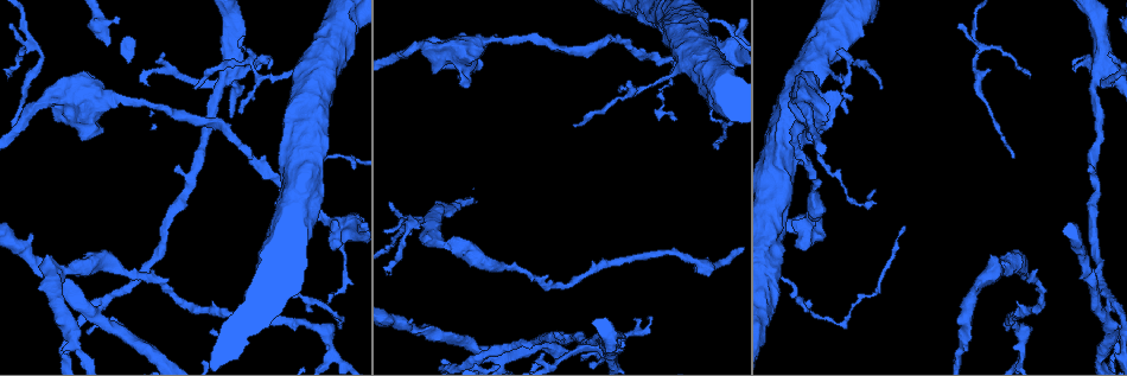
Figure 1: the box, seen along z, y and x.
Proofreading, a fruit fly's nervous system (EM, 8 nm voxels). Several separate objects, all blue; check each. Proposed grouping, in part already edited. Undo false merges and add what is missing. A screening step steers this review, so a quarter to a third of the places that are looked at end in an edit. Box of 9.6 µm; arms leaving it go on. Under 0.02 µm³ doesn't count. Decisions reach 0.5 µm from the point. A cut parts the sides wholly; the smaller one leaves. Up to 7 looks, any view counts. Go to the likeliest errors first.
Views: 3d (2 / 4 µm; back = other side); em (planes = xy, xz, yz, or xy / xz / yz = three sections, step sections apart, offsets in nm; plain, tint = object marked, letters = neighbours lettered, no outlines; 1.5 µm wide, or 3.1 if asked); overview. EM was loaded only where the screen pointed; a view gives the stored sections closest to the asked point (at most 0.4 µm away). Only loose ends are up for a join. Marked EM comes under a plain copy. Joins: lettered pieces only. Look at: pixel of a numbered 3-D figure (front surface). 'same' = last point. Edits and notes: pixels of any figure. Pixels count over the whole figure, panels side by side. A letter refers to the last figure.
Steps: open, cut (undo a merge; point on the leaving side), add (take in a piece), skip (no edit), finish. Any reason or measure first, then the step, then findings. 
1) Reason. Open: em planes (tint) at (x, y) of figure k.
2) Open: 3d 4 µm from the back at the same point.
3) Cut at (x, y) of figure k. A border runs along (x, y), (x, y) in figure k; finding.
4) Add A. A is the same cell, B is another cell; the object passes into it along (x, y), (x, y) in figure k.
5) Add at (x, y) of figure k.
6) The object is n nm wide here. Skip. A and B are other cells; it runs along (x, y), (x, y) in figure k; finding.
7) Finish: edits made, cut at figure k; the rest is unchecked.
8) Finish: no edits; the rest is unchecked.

Branch stops here. Open: em planes (letters) at (1087, 171) of figure 1.

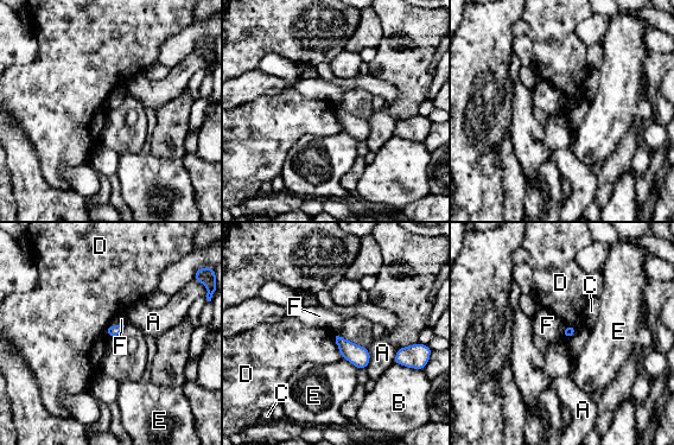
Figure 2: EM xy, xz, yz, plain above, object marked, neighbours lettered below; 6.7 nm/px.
Skip. A, B, C, D, E and F are other cells; a border runs along (571, 324), (576, 331), (566, 338) in figure 2; none of them fits.

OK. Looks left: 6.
Open: 3d 4 µm from the back at (494, 40) of figure 1.

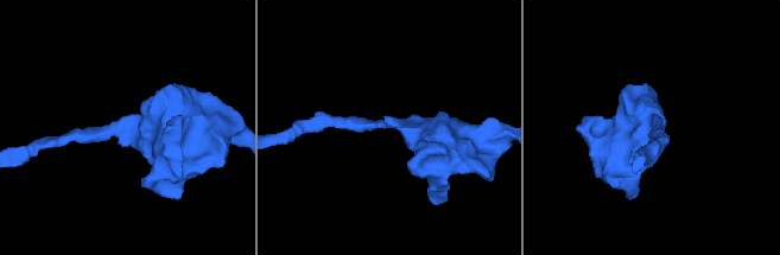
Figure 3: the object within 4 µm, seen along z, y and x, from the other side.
The arms are 190, 650 nm wide. Open: em xz step 8 (tint) at (387, 124) of figure 3.

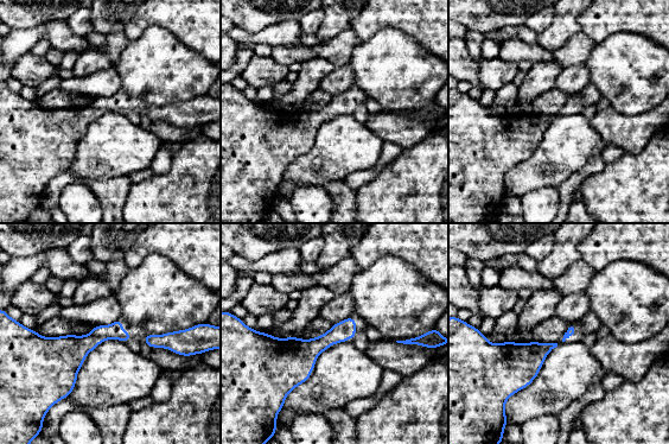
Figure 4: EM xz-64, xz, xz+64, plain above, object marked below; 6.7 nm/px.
Open: em planes (letters) at the same point.

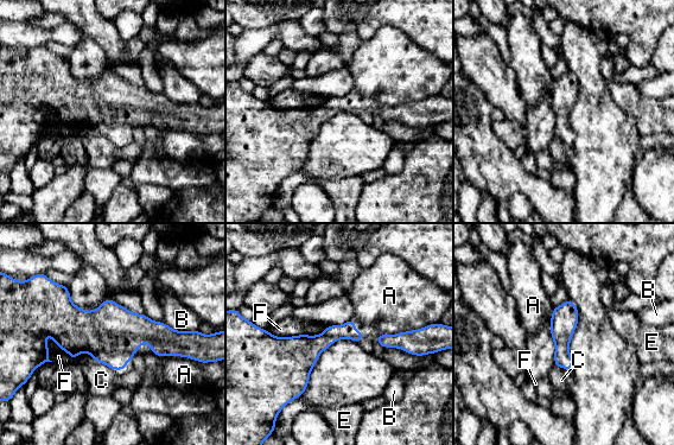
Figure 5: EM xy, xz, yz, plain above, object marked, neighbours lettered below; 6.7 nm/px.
Skip. A, B, C, E and F are other cells; a border runs along (433, 323), (394, 334), (381, 334) in figure 5; all the same neuron.

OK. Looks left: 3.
Branch stops here. Open: 3d 2 µm at (1108, 55) of figure 1.

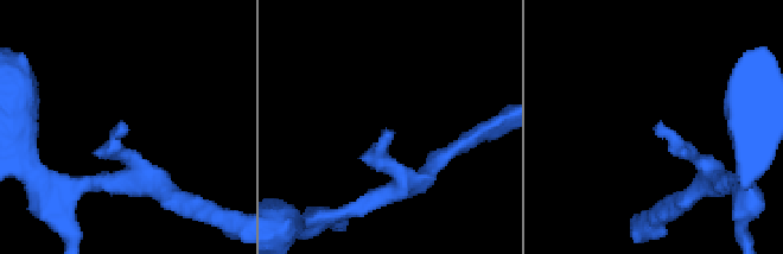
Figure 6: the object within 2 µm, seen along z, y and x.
Open: em yz step 8 (letters) at (656, 127) of figure 6.

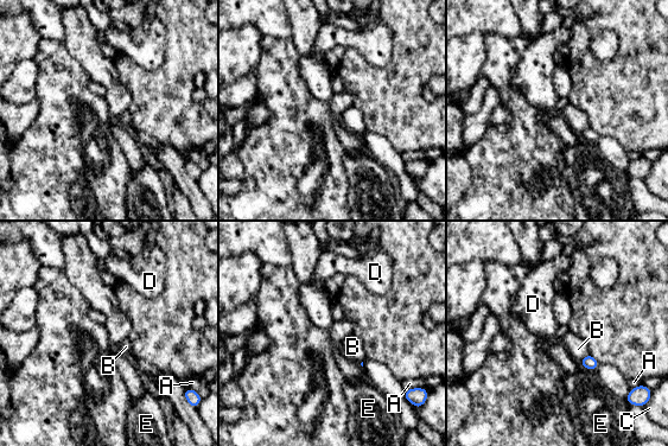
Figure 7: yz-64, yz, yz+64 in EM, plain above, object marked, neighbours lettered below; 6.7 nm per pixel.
The longest contact is with B, 100 nm. Skip. A, B, C, D and E are other cells; a border runs along (590, 354), (579, 363) in figure 7; no lettered piece goes on from it.

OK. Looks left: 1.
Finish: no edits; the rest is unchecked.

